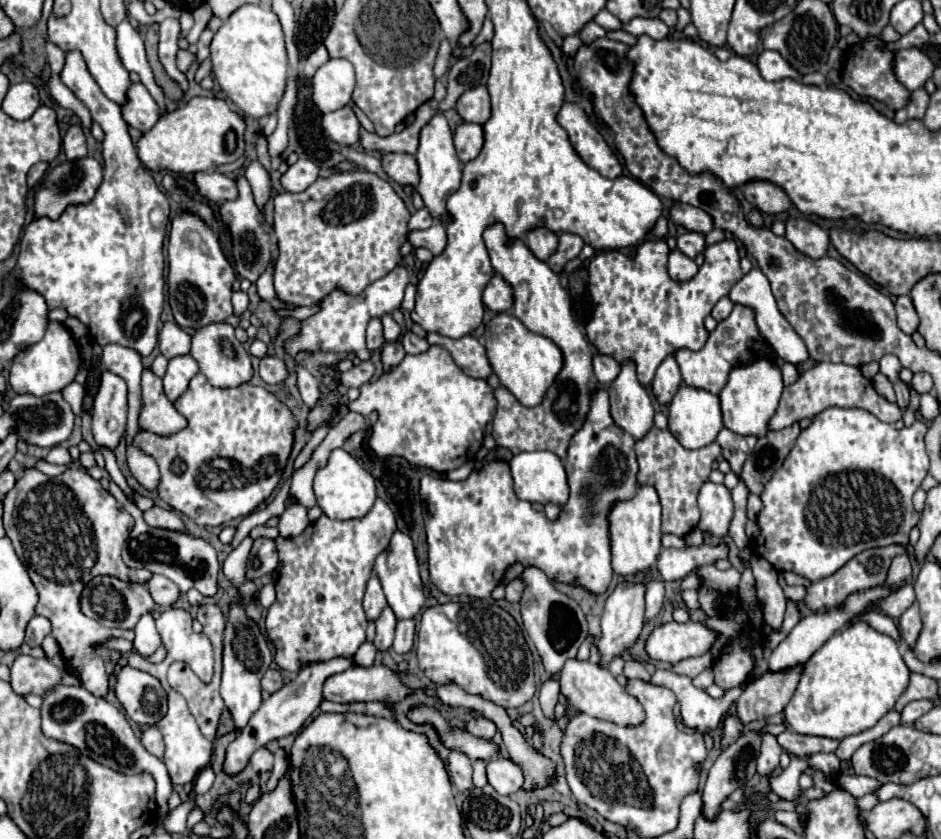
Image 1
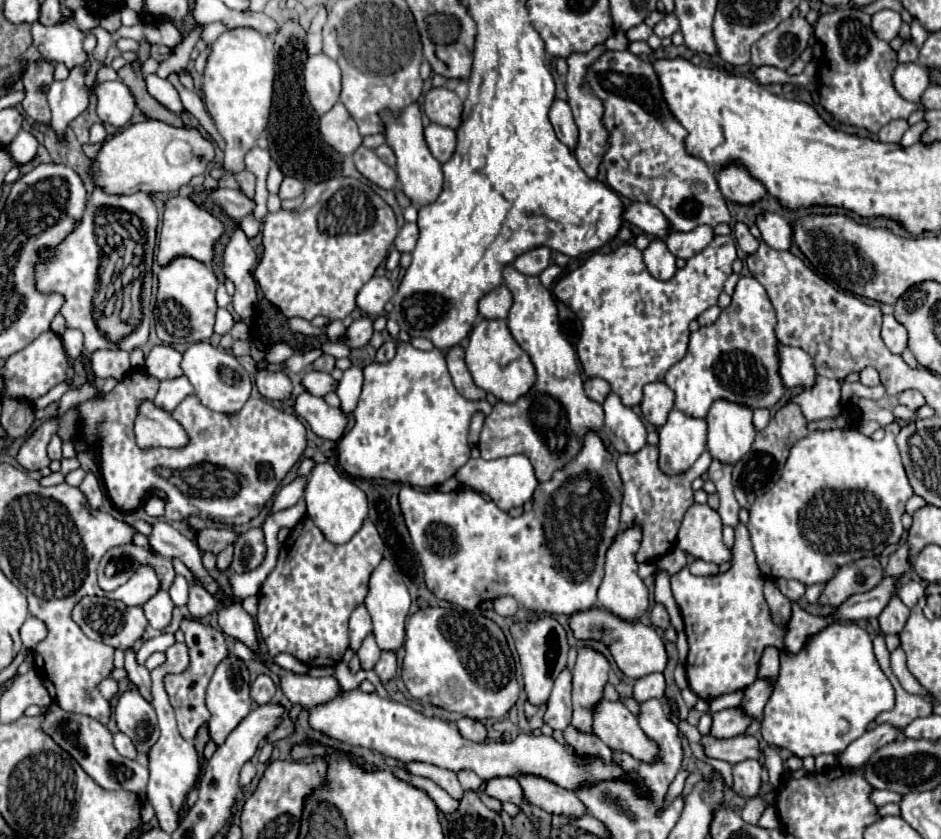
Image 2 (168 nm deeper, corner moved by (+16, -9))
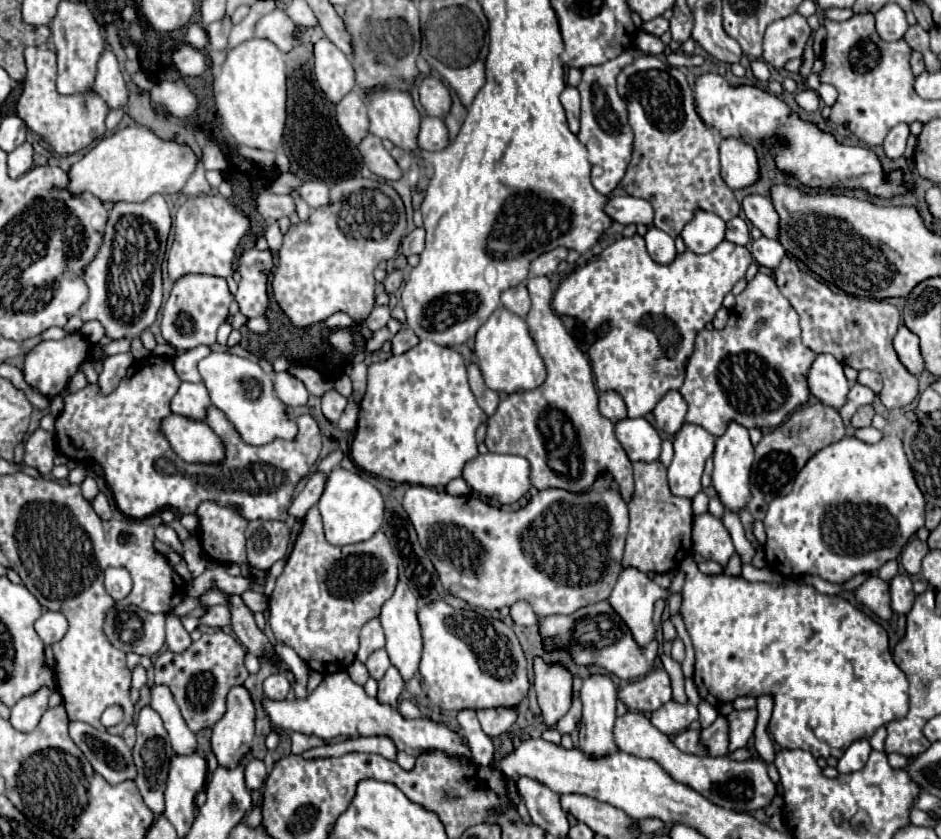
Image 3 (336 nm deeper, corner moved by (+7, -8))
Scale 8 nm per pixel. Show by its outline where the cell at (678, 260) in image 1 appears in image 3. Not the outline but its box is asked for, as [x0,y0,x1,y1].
[645,225,677,265]

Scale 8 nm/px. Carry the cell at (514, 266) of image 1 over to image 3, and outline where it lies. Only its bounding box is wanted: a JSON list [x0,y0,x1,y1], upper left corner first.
[485,277,633,501]

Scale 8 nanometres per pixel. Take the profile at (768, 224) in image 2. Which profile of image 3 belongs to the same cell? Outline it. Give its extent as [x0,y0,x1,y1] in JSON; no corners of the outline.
[743,195,779,239]

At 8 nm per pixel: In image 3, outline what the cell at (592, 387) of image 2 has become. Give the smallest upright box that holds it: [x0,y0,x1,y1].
[599,391,627,421]

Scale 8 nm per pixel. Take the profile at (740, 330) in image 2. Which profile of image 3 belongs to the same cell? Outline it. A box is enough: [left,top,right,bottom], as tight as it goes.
[679,273,817,435]

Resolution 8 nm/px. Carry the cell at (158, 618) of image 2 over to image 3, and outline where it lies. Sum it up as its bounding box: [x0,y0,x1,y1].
[165,613,191,653]

